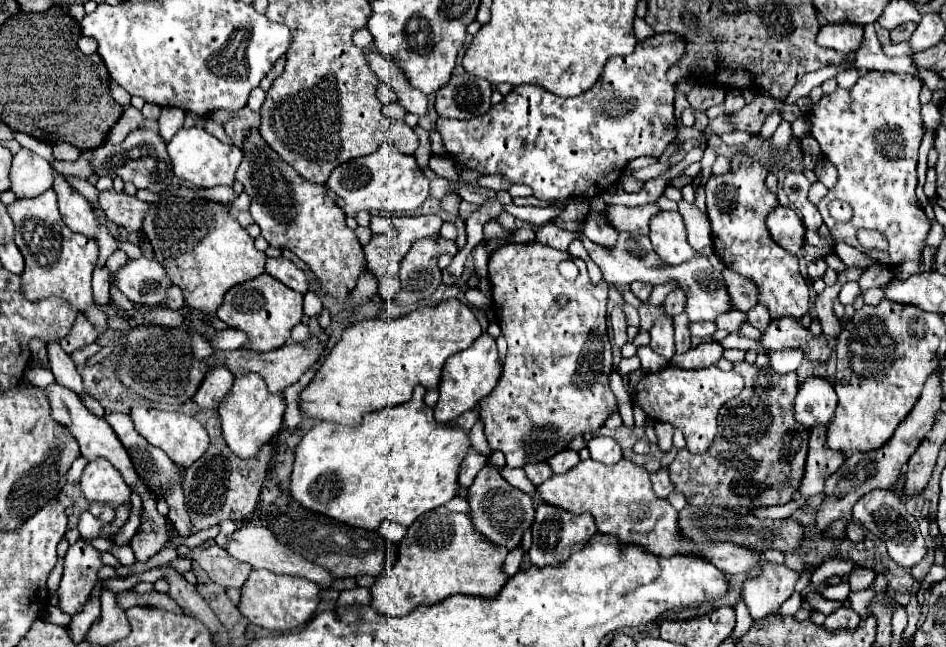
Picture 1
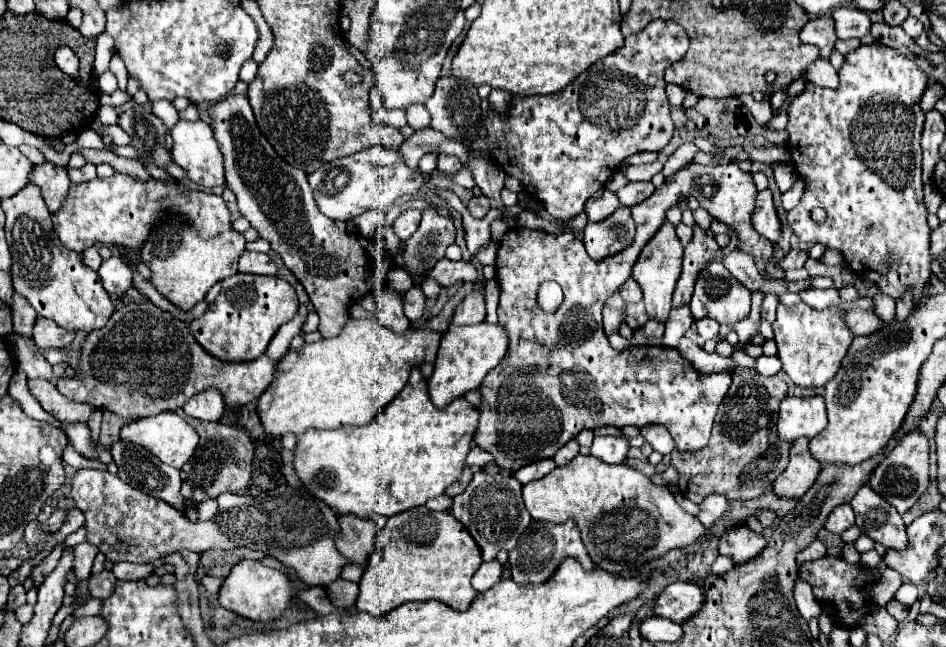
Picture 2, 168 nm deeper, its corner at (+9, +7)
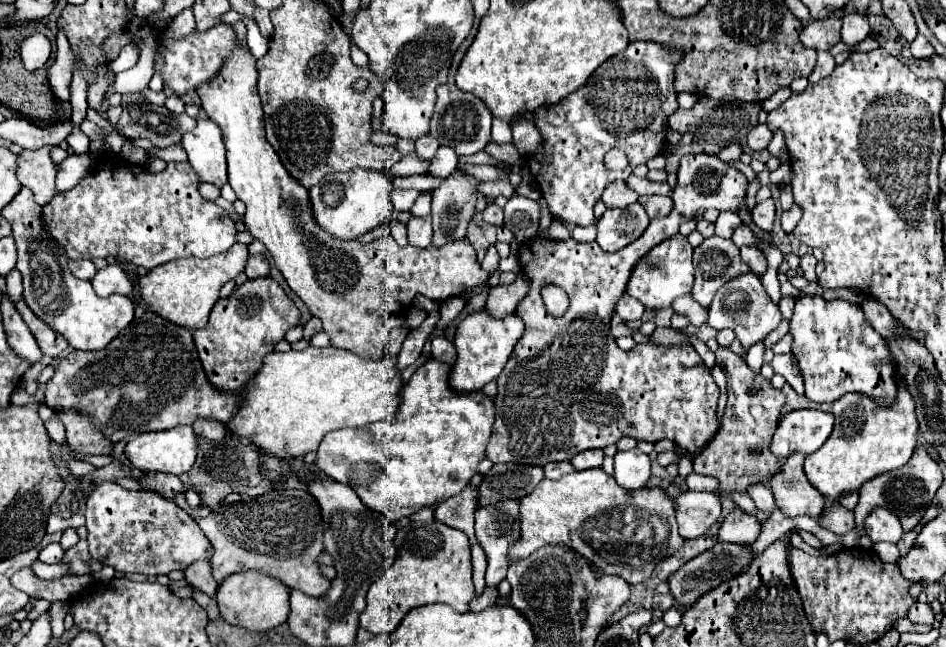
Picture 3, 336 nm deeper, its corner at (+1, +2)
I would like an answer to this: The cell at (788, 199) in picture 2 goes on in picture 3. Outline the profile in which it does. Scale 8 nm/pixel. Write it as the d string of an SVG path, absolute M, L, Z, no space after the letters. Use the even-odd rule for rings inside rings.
M792 205L790 211L784 211L782 213L782 229L786 233L790 233L796 227L798 221L800 221L800 209L796 209L796 205Z

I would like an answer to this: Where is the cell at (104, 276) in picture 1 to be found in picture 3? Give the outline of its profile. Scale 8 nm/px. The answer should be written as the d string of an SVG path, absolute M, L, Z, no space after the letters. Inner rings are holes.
M70 259L68 261L68 269L72 271L72 275L74 277L78 277L78 279L92 279L94 277L94 273L96 273L96 267L94 267L94 263L92 261L84 261L84 259Z

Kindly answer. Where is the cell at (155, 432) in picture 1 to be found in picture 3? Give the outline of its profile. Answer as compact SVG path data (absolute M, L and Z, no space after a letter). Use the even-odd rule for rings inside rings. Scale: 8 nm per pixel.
M180 427L158 433L140 433L132 441L128 441L124 453L132 463L132 467L140 469L142 473L182 475L192 469L192 463L196 459L196 435L192 433L192 427Z

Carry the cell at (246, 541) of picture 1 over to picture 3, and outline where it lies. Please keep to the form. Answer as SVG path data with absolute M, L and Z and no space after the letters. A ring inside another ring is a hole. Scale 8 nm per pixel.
M100 483L86 499L86 529L92 559L120 573L168 575L198 559L212 557L212 545L198 523L174 501L152 491L126 491L118 483Z

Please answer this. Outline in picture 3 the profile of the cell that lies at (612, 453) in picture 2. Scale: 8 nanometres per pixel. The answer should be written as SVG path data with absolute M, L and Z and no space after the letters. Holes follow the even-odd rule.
M640 449L618 451L614 457L616 483L628 491L644 489L652 477L652 461Z

